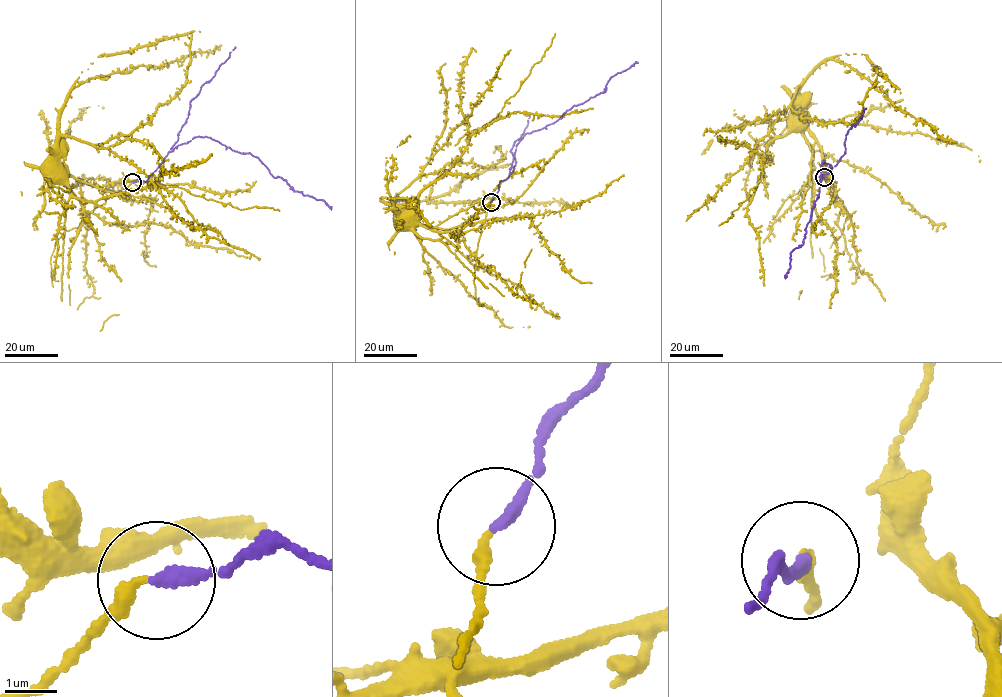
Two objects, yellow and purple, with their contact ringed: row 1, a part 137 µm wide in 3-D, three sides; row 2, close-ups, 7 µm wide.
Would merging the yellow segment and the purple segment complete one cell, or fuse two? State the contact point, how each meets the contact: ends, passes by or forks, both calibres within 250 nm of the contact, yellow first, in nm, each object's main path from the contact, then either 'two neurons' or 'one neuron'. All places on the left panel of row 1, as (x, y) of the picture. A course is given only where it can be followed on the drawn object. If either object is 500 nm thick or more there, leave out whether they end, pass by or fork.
at (132, 182); yellow ends there; purple ends there; 240 nm thick on the yellow side, 240 nm on the other; yellow runs (132, 182), (115, 193), (62, 174), (60, 177), (60, 174); purple runs (132, 182), (145, 182), (175, 147), (207, 136), (256, 157), (295, 191), (322, 199), (331, 209); one neuron

